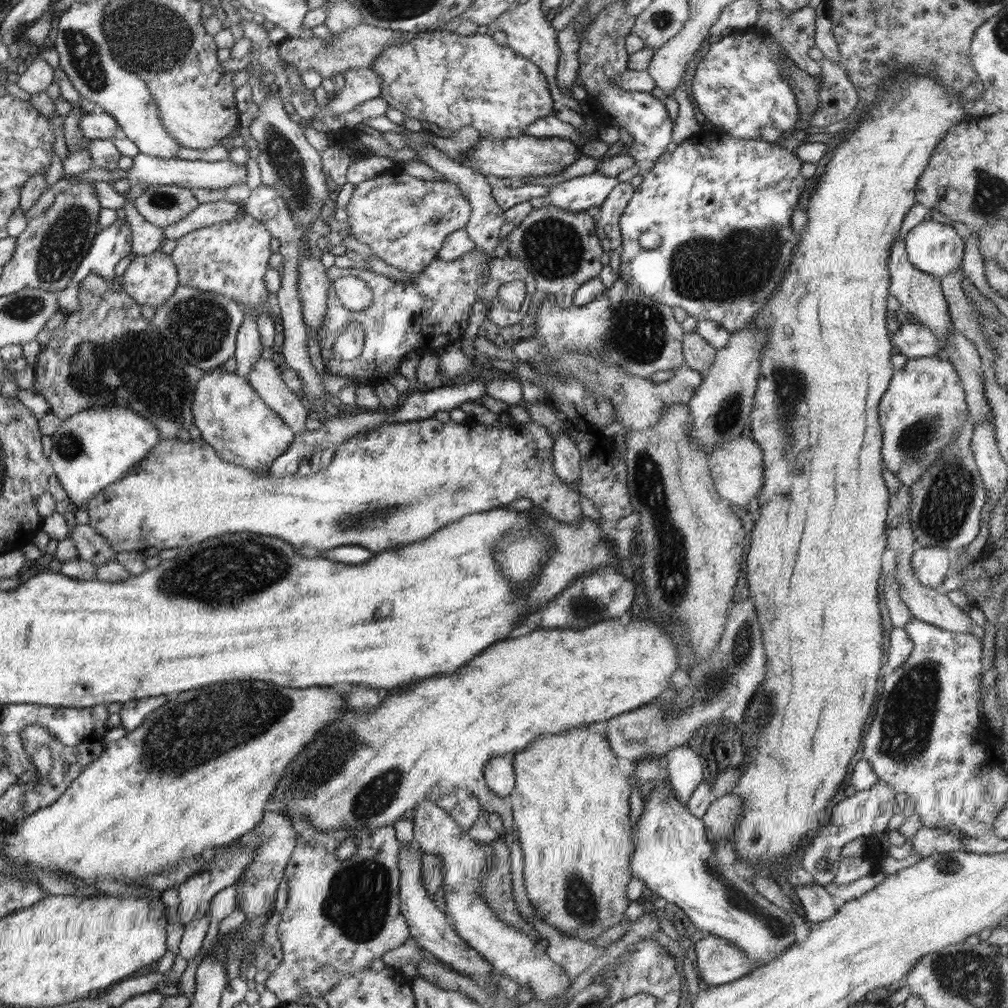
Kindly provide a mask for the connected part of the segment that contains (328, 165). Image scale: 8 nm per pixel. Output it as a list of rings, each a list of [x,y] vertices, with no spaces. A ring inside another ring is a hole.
[[[354,128],[341,129],[334,132],[338,147],[329,147],[320,151],[323,173],[334,184],[344,185],[347,182],[347,168],[356,159],[363,159],[374,155],[369,147],[358,141]]]

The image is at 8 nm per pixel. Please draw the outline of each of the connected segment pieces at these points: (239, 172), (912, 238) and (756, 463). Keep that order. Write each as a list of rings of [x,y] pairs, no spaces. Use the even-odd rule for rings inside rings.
[[[138,153],[134,158],[134,165],[126,170],[128,175],[124,177],[129,180],[132,185],[140,183],[148,183],[150,186],[163,184],[182,186],[182,188],[203,188],[203,189],[225,189],[246,181],[247,169],[241,165],[241,162],[234,163],[228,158],[216,162],[208,162],[203,160],[182,160],[173,158],[172,160],[165,158],[154,158],[146,156],[146,154]]]
[[[939,217],[933,218],[931,221],[922,221],[914,226],[906,237],[903,239],[909,261],[922,272],[930,274],[942,280],[955,272],[957,268],[961,268],[962,257],[964,254],[965,241],[956,233],[956,229],[947,221]]]
[[[741,435],[730,442],[720,442],[708,456],[711,477],[717,493],[732,504],[747,504],[758,498],[764,484],[763,450],[749,437]]]

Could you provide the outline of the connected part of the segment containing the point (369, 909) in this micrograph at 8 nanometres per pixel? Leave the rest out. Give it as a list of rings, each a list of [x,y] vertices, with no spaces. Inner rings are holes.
[[[301,814],[292,816],[291,823],[296,832],[296,846],[284,871],[288,880],[287,907],[277,927],[282,960],[264,983],[266,989],[273,992],[282,1005],[297,1003],[303,992],[312,998],[322,998],[326,992],[335,988],[341,976],[356,974],[359,970],[370,967],[374,958],[381,958],[411,938],[406,919],[400,913],[401,847],[392,826],[374,830],[340,829],[320,833]],[[346,839],[356,841],[357,851],[350,858],[340,860],[336,852],[337,844]]]

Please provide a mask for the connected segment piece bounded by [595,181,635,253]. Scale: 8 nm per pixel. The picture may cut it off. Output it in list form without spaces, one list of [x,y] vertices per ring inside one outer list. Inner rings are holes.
[[[620,181],[600,205],[600,218],[595,220],[595,233],[600,239],[603,252],[612,253],[620,250],[623,238],[619,229],[619,218],[634,191],[635,188],[629,181]]]

